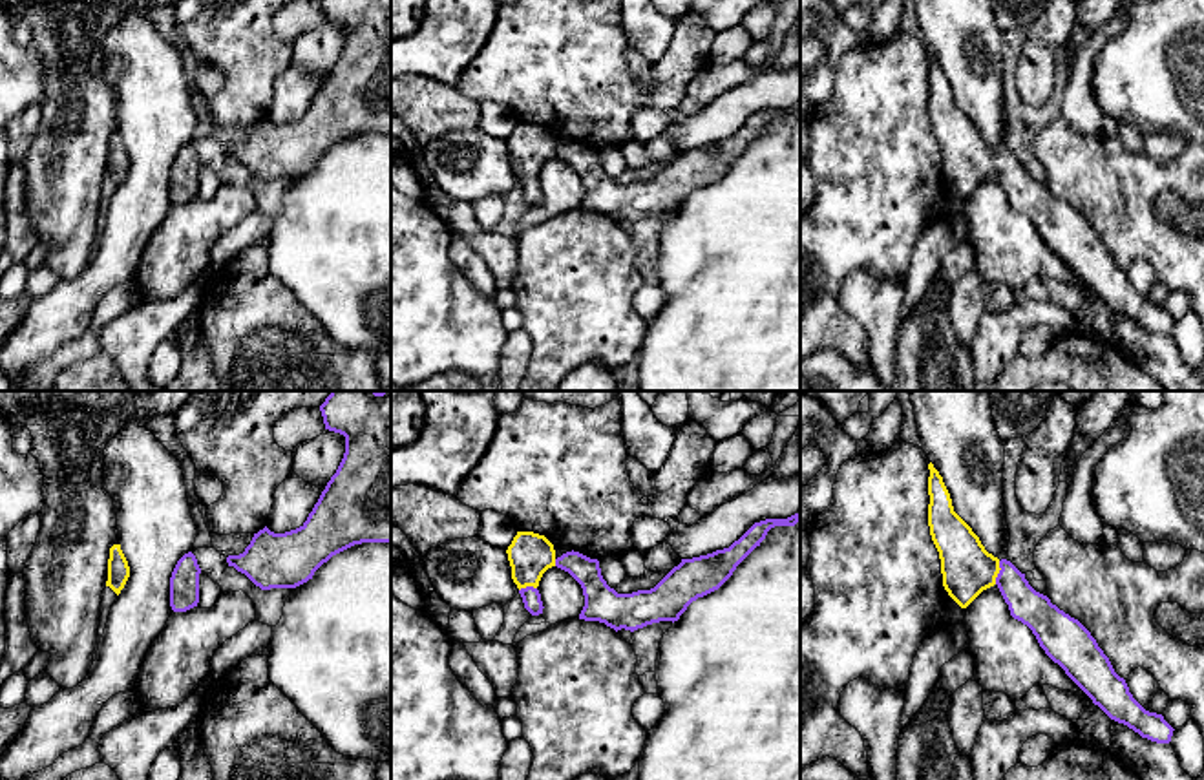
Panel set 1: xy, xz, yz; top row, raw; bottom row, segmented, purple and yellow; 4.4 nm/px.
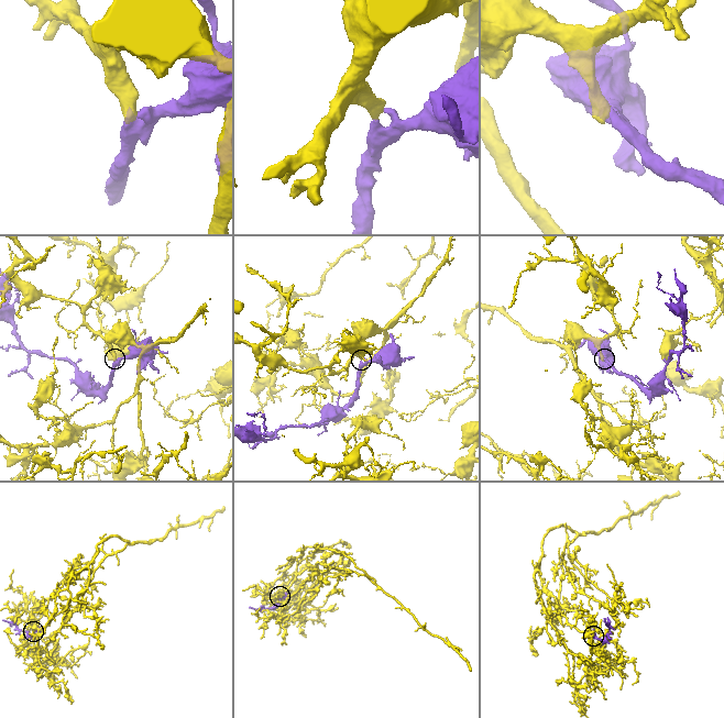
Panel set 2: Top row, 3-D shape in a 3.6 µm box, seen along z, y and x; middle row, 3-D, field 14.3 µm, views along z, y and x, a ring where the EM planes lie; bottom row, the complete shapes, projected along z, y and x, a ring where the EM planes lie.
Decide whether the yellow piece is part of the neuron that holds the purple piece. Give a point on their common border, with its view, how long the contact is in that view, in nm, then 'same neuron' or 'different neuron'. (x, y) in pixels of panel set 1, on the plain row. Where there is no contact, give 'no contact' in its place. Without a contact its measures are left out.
contact yz (1000, 163); length 110 nm; same neuron

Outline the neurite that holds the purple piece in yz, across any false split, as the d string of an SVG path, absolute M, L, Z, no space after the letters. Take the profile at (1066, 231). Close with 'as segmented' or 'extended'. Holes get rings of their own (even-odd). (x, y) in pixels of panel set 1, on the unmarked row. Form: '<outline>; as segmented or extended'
M932 53L928 60L928 117L948 186L966 199L983 181L996 175L1010 206L1032 221L1045 245L1094 296L1142 329L1169 334L1175 320L1162 305L1146 301L1133 289L1125 270L1114 263L1091 223L1036 183L1010 152L988 144L972 119L954 102L943 68Z; extended

